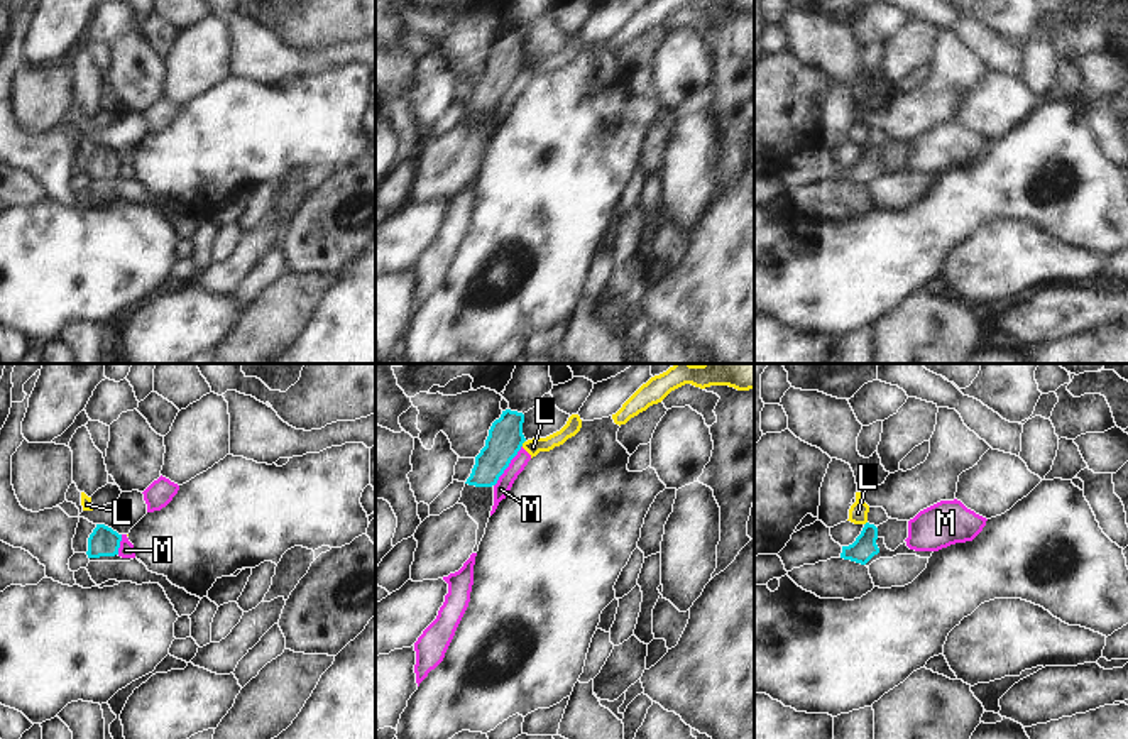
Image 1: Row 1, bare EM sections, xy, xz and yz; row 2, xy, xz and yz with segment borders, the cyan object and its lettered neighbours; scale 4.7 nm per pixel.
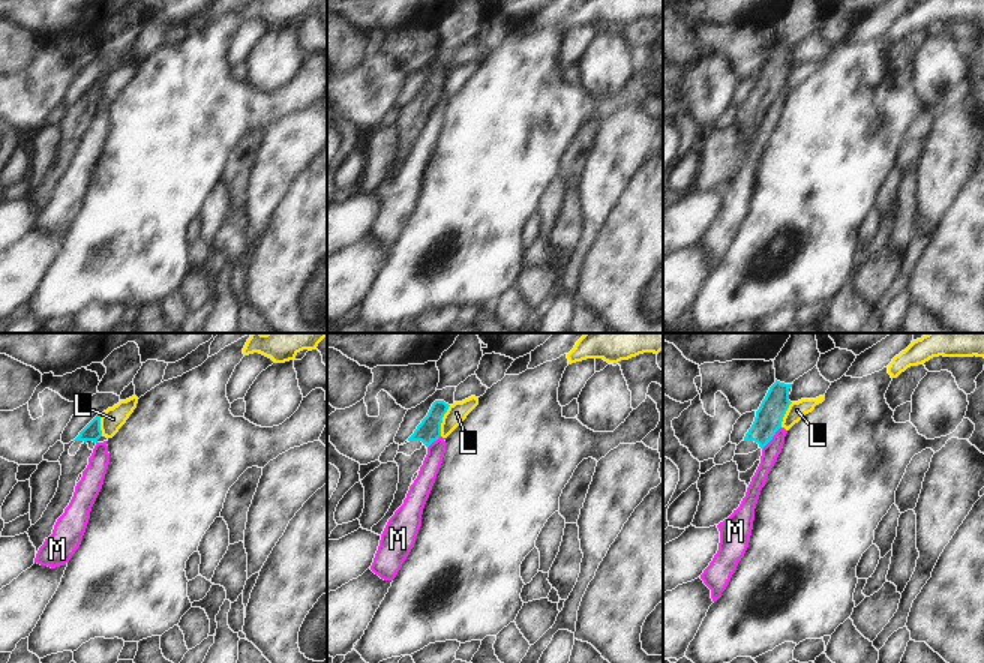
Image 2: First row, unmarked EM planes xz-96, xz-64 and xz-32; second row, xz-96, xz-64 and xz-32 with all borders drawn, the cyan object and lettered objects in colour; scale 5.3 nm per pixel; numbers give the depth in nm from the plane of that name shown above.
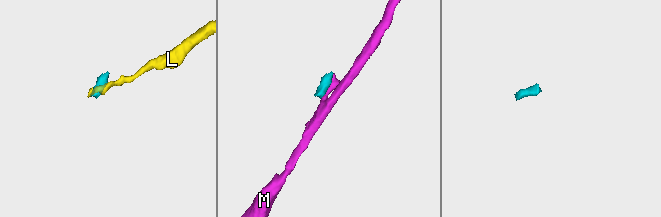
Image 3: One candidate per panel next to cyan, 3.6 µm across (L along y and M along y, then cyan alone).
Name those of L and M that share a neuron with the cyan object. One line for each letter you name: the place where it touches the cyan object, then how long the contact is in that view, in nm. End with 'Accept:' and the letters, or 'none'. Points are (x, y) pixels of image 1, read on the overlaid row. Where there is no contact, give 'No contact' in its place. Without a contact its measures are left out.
Accept: none

